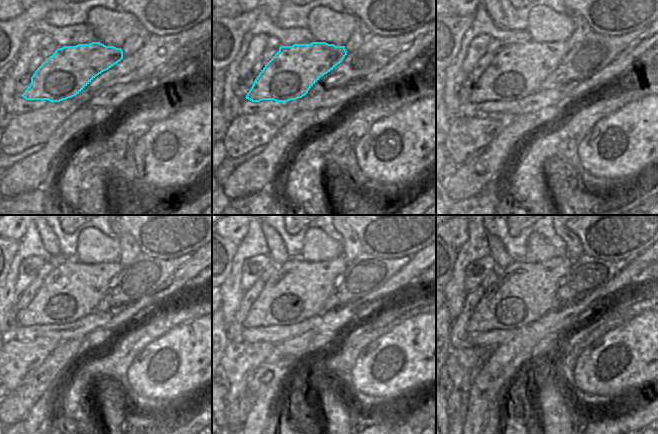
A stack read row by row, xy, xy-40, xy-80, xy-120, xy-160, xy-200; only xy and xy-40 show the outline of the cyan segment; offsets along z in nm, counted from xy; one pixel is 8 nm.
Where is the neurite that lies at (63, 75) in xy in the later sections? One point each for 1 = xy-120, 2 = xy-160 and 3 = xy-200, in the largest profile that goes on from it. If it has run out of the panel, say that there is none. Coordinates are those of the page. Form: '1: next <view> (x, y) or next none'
1: next xy-120 (72, 291)
2: next xy-160 (298, 290)
3: next xy-200 (523, 292)

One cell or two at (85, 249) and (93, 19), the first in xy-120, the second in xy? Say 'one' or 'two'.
one

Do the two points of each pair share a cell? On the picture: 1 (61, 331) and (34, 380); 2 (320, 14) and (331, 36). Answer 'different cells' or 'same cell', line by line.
1: different cells
2: same cell

